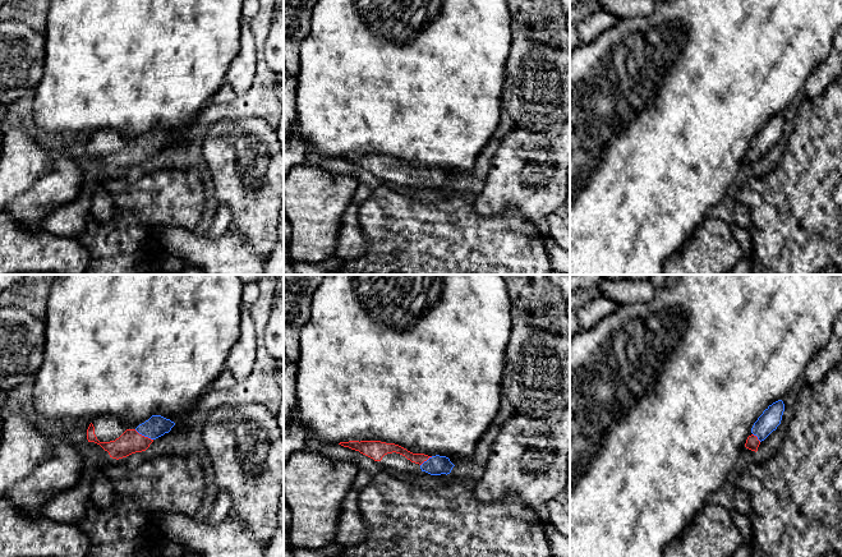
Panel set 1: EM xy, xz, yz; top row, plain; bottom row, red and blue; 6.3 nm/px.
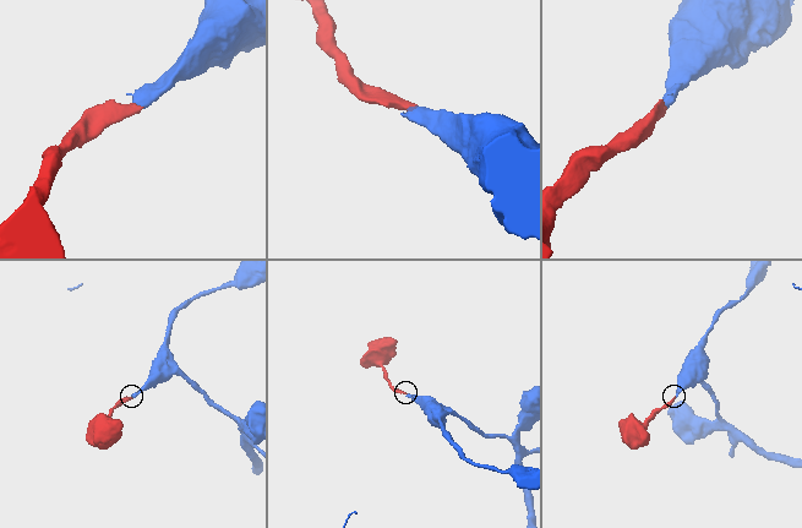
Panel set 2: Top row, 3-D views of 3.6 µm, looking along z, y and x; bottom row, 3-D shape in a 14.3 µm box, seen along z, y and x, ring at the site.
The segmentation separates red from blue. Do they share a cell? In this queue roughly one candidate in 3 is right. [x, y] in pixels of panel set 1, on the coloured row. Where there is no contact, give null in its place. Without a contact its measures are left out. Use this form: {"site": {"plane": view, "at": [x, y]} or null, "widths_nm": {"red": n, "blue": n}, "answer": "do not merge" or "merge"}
{"site": {"plane": "xy", "at": [143, 436]}, "widths_nm": {"red": 150, "blue": 140}, "answer": "merge"}

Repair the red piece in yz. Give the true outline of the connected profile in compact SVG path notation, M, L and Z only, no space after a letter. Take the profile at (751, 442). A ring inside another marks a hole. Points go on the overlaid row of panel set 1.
M782 400L769 405L754 423L751 428L753 434L747 437L745 447L756 452L760 442L781 424L783 411L785 404Z

